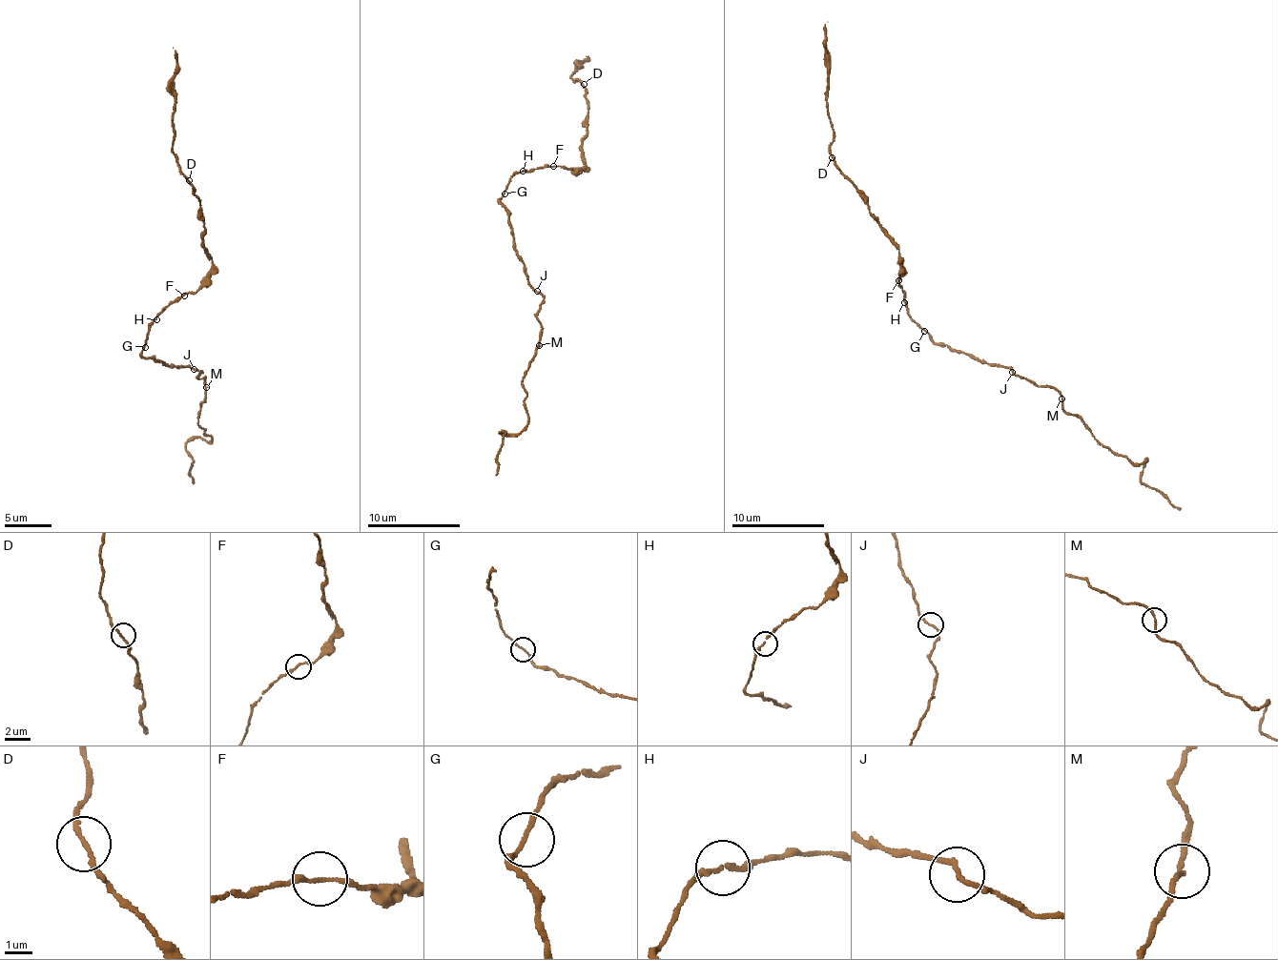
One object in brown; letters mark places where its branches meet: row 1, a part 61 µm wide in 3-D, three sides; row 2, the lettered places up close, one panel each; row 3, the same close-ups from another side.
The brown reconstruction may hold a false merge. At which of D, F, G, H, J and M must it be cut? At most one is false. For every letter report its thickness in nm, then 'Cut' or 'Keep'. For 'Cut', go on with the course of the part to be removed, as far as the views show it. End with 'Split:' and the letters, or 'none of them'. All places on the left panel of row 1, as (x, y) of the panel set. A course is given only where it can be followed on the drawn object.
D: Thickness 160 nm. Keep
F: Thickness 160 nm. Keep
G: Thickness 150 nm. Keep
H: Thickness 160 nm. Keep
J: Thickness 160 nm. Keep
M: Thickness 150 nm. Keep
Split: none of them

